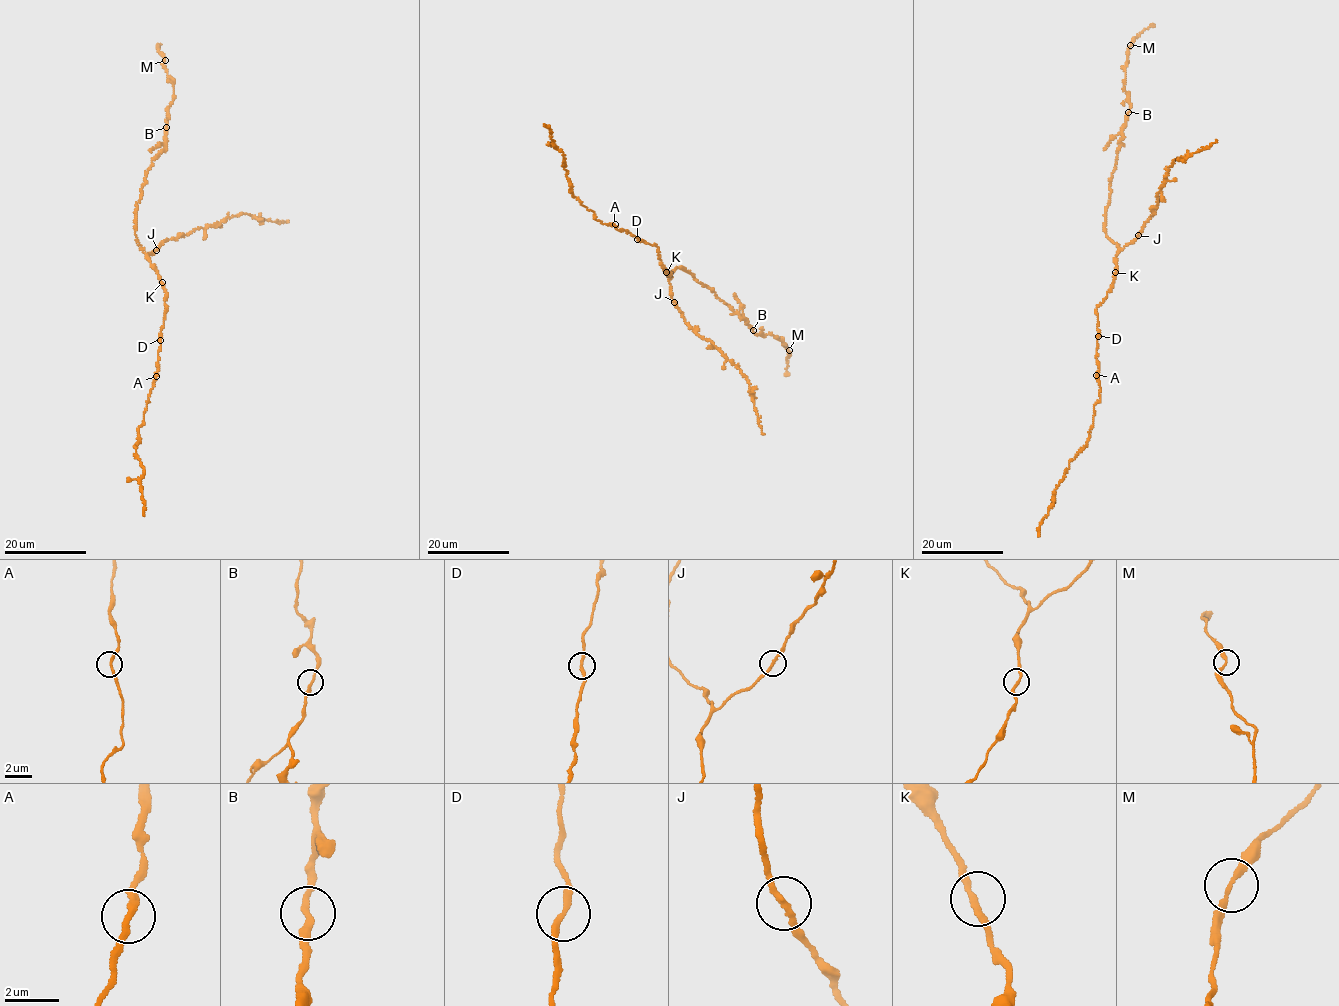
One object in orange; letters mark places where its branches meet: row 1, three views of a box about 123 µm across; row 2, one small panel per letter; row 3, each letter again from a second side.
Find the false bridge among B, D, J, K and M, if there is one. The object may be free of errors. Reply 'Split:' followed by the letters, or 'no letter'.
Split: no letter

